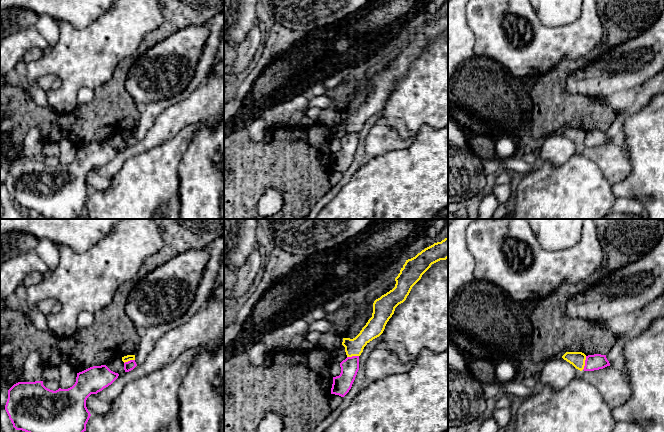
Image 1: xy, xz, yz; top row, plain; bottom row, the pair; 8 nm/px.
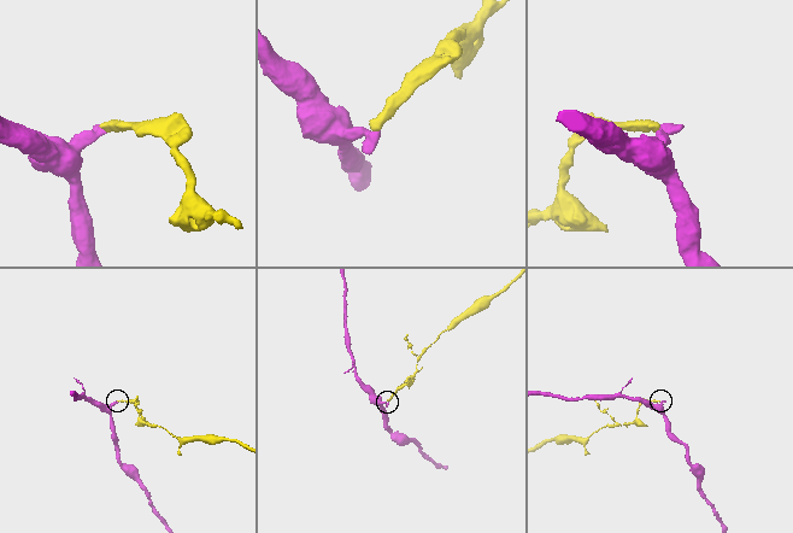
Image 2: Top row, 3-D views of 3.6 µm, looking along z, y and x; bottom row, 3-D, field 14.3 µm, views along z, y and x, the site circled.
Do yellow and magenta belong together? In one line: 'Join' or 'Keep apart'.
Keep apart

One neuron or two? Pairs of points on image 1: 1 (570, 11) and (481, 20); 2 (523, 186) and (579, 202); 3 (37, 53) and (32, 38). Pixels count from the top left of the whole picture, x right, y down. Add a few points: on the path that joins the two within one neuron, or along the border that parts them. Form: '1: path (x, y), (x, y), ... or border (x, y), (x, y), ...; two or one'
1: border (533, 10), (542, 23), (550, 26), (558, 25); two
2: path (537, 191), (552, 202), (565, 202); one
3: border (44, 50), (31, 48), (22, 57); two

